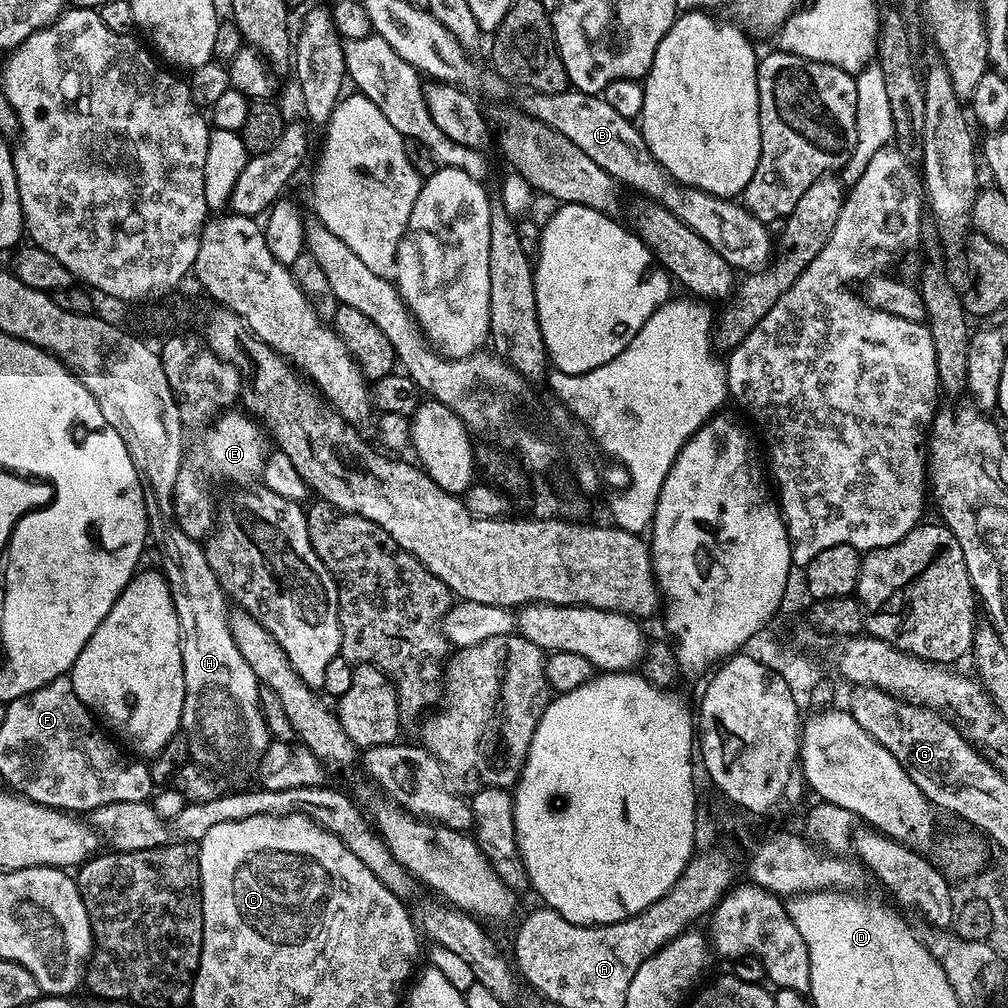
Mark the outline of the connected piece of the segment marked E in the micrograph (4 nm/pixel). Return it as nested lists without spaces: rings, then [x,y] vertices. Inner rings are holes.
[[[225,410],[215,417],[207,426],[199,429],[200,437],[196,441],[191,441],[190,447],[185,451],[184,461],[178,474],[178,482],[174,482],[174,514],[178,526],[190,538],[203,541],[205,537],[213,531],[216,522],[216,509],[218,507],[217,497],[212,497],[212,476],[217,476],[222,480],[233,480],[233,485],[244,486],[249,483],[251,476],[259,477],[264,470],[264,459],[268,457],[270,451],[270,440],[265,429],[247,411]]]

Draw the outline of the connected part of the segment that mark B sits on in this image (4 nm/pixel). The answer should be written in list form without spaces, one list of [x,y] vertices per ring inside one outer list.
[[[520,90],[516,100],[519,111],[527,113],[534,120],[542,121],[547,128],[570,138],[582,154],[587,154],[606,174],[610,174],[621,185],[626,184],[638,192],[642,192],[649,201],[658,203],[670,210],[694,234],[706,238],[728,265],[734,270],[741,268],[741,273],[755,272],[764,267],[774,256],[774,236],[769,232],[765,221],[754,218],[743,203],[726,196],[715,196],[697,188],[687,188],[665,170],[650,154],[650,146],[642,138],[639,127],[633,121],[622,118],[615,112],[603,95],[590,92],[565,90],[563,92],[534,92]]]

